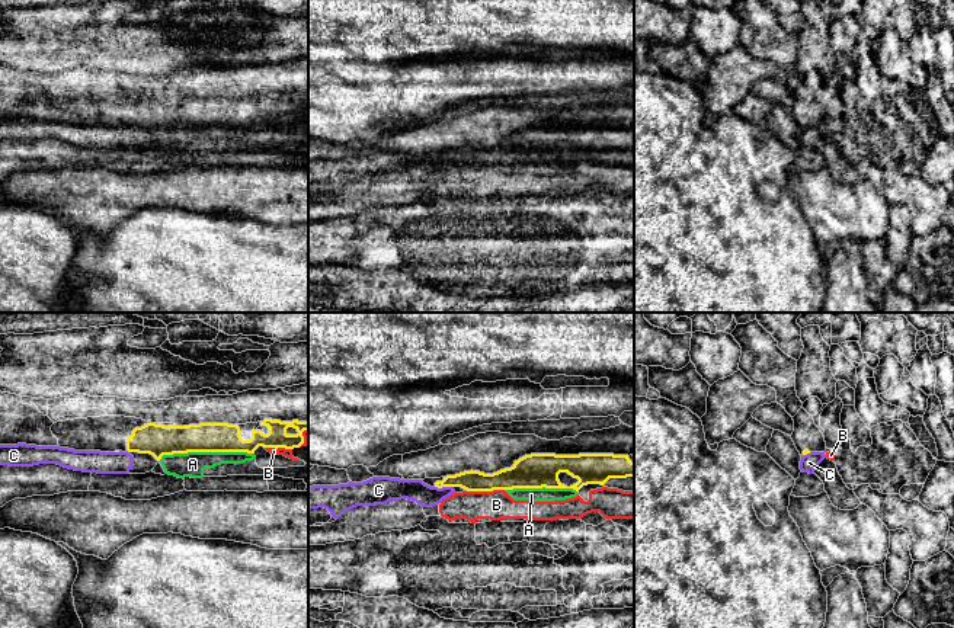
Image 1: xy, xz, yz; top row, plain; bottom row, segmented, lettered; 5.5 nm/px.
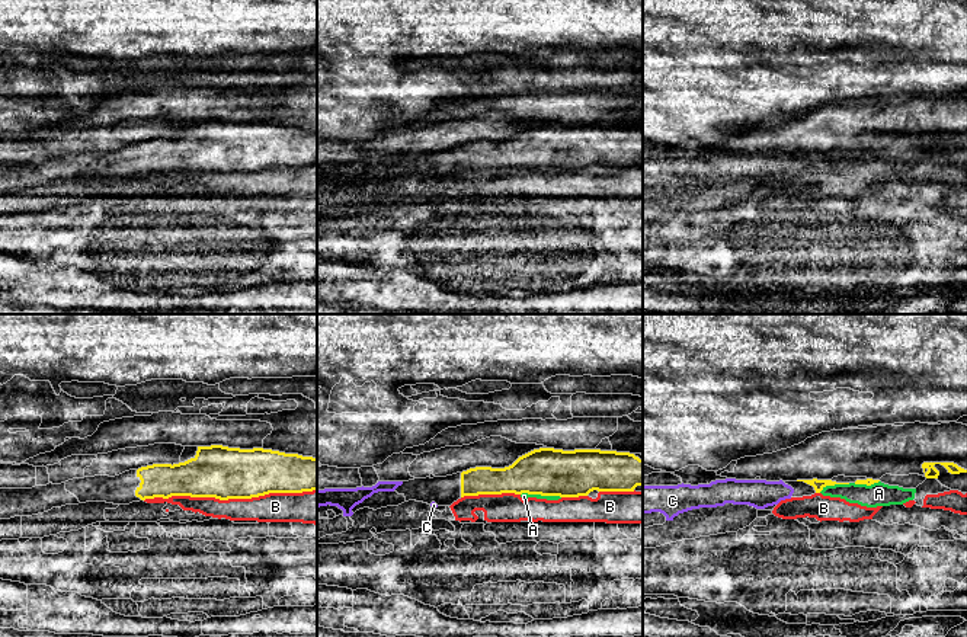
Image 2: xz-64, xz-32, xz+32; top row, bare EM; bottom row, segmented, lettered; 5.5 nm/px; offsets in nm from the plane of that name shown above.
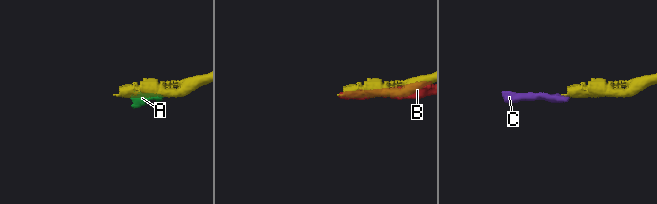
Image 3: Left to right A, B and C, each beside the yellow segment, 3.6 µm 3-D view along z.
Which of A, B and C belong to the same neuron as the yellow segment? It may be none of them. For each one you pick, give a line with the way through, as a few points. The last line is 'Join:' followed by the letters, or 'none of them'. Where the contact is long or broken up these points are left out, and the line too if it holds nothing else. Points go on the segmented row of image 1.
Join: none of them

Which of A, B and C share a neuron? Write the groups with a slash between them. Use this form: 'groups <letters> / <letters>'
groups A B C

